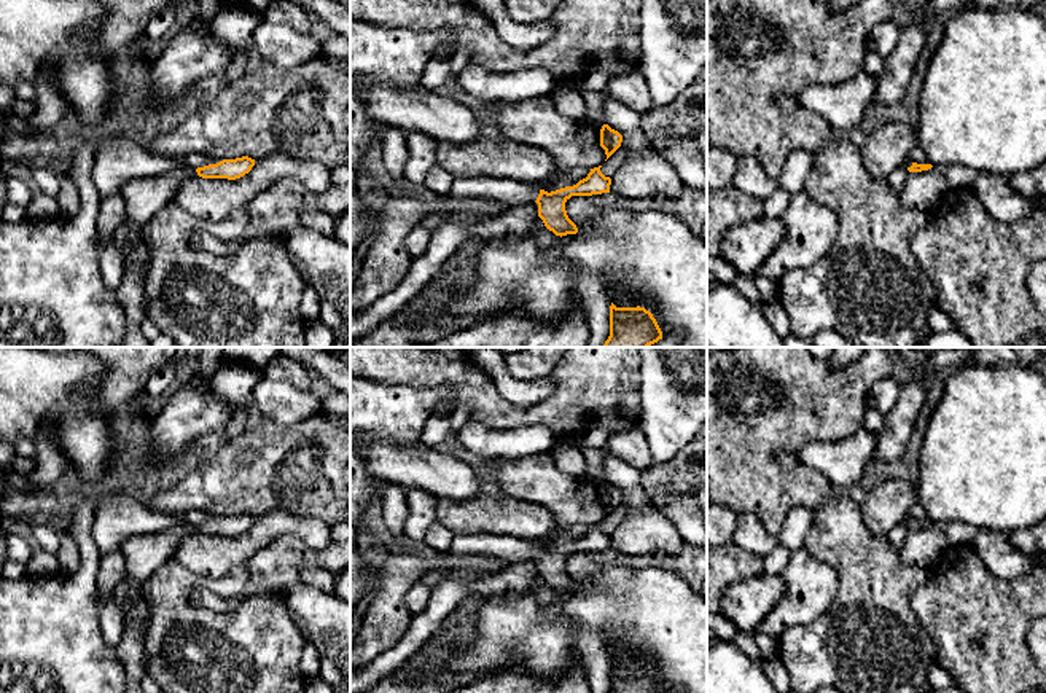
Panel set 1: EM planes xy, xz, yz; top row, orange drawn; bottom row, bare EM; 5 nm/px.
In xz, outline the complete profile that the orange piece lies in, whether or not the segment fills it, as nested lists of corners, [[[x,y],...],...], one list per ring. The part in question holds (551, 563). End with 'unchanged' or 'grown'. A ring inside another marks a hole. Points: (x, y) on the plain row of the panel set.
[[[600,524],[591,526],[586,535],[573,543],[565,543],[556,548],[538,546],[516,537],[497,534],[455,534],[449,551],[466,556],[492,556],[497,554],[505,562],[521,562],[524,559],[538,561],[538,574],[544,583],[556,593],[576,591],[576,581],[568,575],[565,559],[572,553],[592,553],[610,550],[611,535],[600,529]]]; grown

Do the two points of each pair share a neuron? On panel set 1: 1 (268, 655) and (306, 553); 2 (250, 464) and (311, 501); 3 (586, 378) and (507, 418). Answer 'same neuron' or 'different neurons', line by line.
1: different neurons
2: same neuron
3: same neuron

